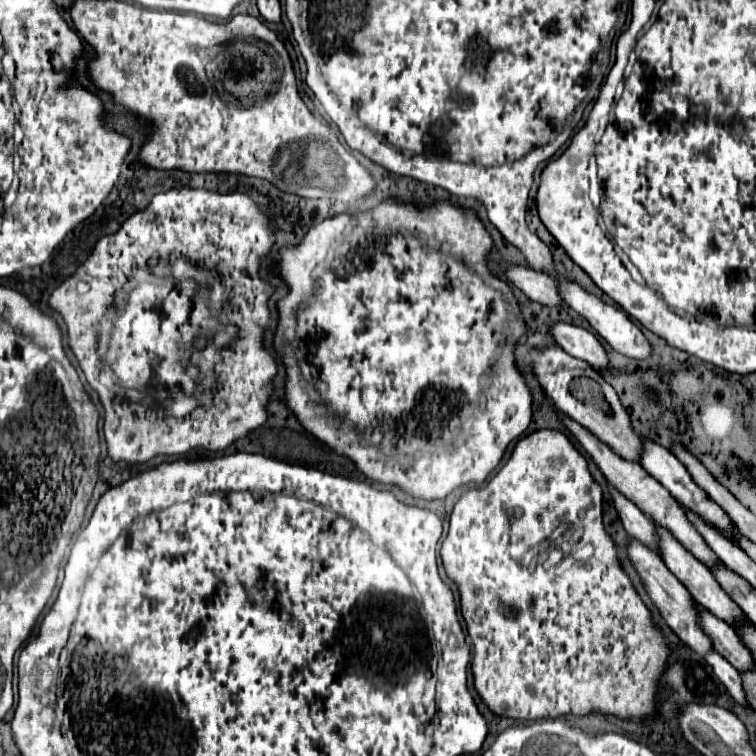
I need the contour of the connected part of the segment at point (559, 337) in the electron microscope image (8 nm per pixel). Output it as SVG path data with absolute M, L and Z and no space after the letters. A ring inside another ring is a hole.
M559 322L559 324L553 326L551 334L553 334L555 342L567 354L571 354L571 356L575 356L579 360L585 360L587 364L591 364L599 372L609 368L609 356L607 356L603 344L589 330L573 326L573 324Z

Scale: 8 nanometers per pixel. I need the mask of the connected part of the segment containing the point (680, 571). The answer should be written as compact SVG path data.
M659 526L659 534L663 534L663 546L665 546L665 550L663 550L663 554L661 554L663 562L665 562L667 568L685 584L685 588L691 592L691 596L695 598L695 602L701 604L701 606L703 606L705 610L709 610L711 614L719 616L723 622L731 624L731 626L747 624L749 618L747 618L747 616L743 614L743 610L731 600L731 596L721 588L721 584L715 582L715 576L711 574L711 570L707 570L699 560L695 560L691 554L687 554L687 550L683 550L683 546L679 546L679 544L675 542L675 538L671 538L671 536L667 534L667 530L661 530L661 526Z

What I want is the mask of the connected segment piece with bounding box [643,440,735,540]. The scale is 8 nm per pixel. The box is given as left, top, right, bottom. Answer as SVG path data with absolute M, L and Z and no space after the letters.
M647 440L647 458L643 458L643 468L645 468L657 482L661 482L661 484L673 494L673 498L675 498L683 508L695 512L703 522L707 522L709 526L717 528L725 538L733 540L735 524L733 524L733 520L729 518L729 514L727 514L717 502L713 502L703 488L699 488L699 486L693 482L693 478L691 478L691 474L687 472L687 468L685 468L667 448L663 448L663 446L659 446L659 444Z

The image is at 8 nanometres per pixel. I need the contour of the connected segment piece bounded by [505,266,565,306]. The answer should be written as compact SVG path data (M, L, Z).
M509 266L505 268L505 278L515 284L521 292L525 292L527 298L533 302L539 302L543 306L565 304L561 298L559 282L555 278L549 278L549 274L541 274L523 266Z

